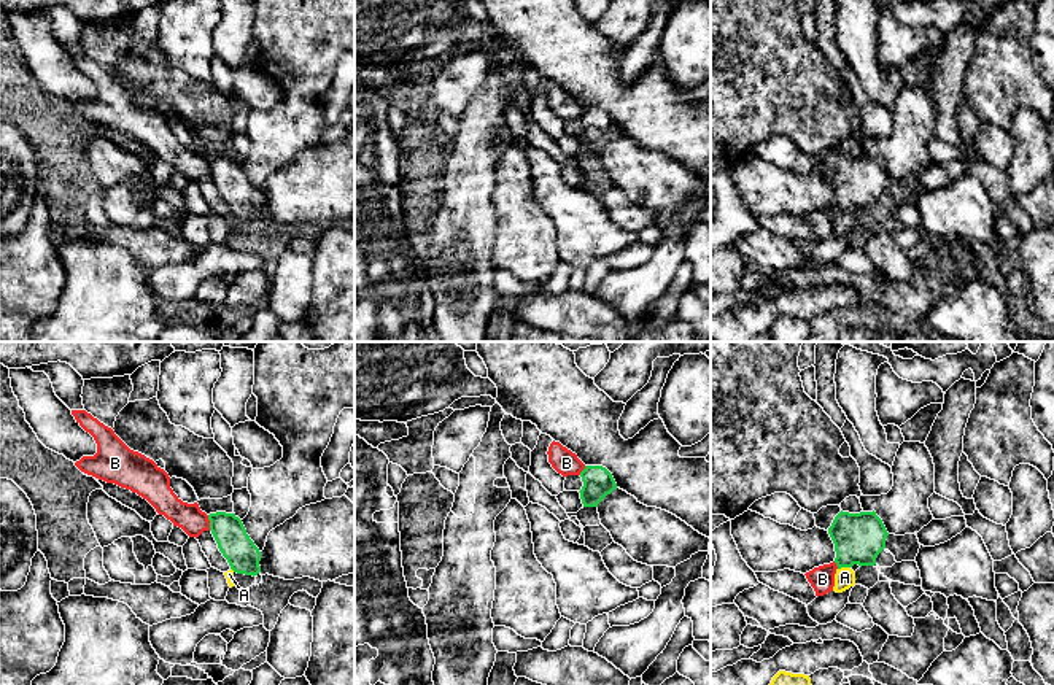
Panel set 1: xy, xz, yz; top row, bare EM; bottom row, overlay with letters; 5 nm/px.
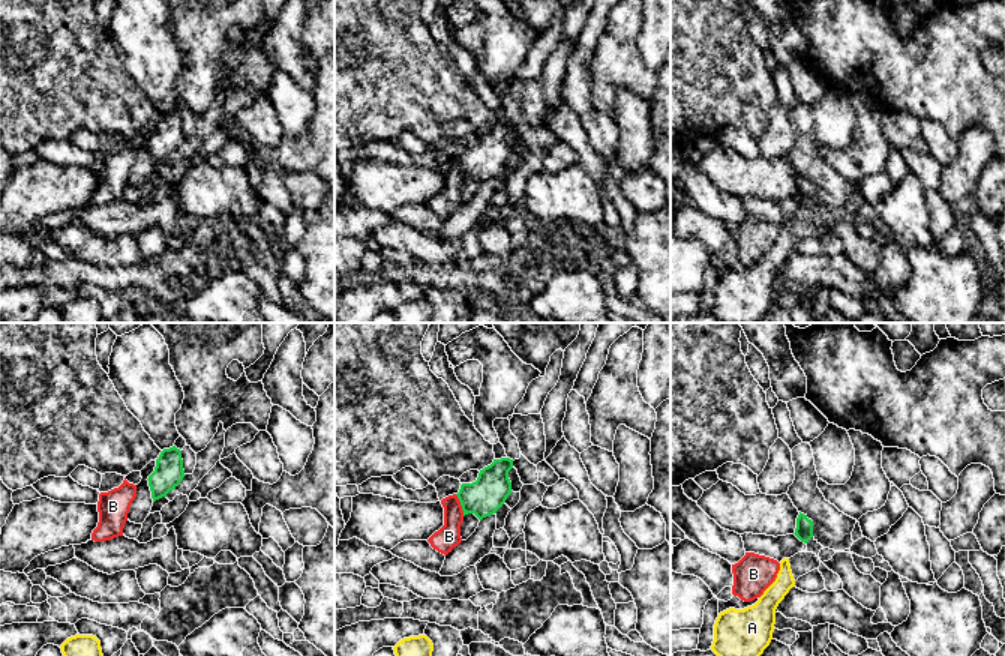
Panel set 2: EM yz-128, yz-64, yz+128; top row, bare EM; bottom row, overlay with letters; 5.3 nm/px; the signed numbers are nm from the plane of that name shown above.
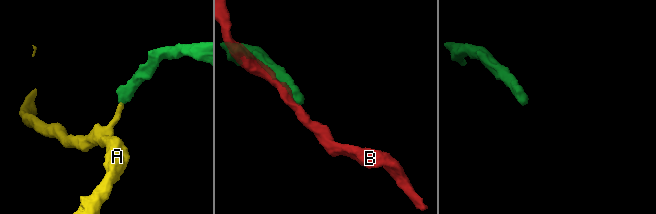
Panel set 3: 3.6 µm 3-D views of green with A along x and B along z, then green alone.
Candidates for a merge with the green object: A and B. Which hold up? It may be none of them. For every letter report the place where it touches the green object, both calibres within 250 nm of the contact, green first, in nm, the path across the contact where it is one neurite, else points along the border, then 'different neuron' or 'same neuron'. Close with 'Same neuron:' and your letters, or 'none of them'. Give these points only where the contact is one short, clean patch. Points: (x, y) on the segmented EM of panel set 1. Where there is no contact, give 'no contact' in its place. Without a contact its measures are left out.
A: yz (843, 566) | 260/110 nm | along yz (849, 566), (838, 569) | different neuron
B: xy (210, 523) | 170/140 nm | along xy (207, 515), (210, 530) | different neuron
Same neuron: none of them

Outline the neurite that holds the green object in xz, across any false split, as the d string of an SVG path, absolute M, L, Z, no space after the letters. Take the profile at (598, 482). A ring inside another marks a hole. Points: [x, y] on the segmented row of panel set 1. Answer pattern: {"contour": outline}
{"contour": "M585 466L580 472L583 486L579 491L583 507L598 507L598 504L617 490L612 474L603 466Z"}

